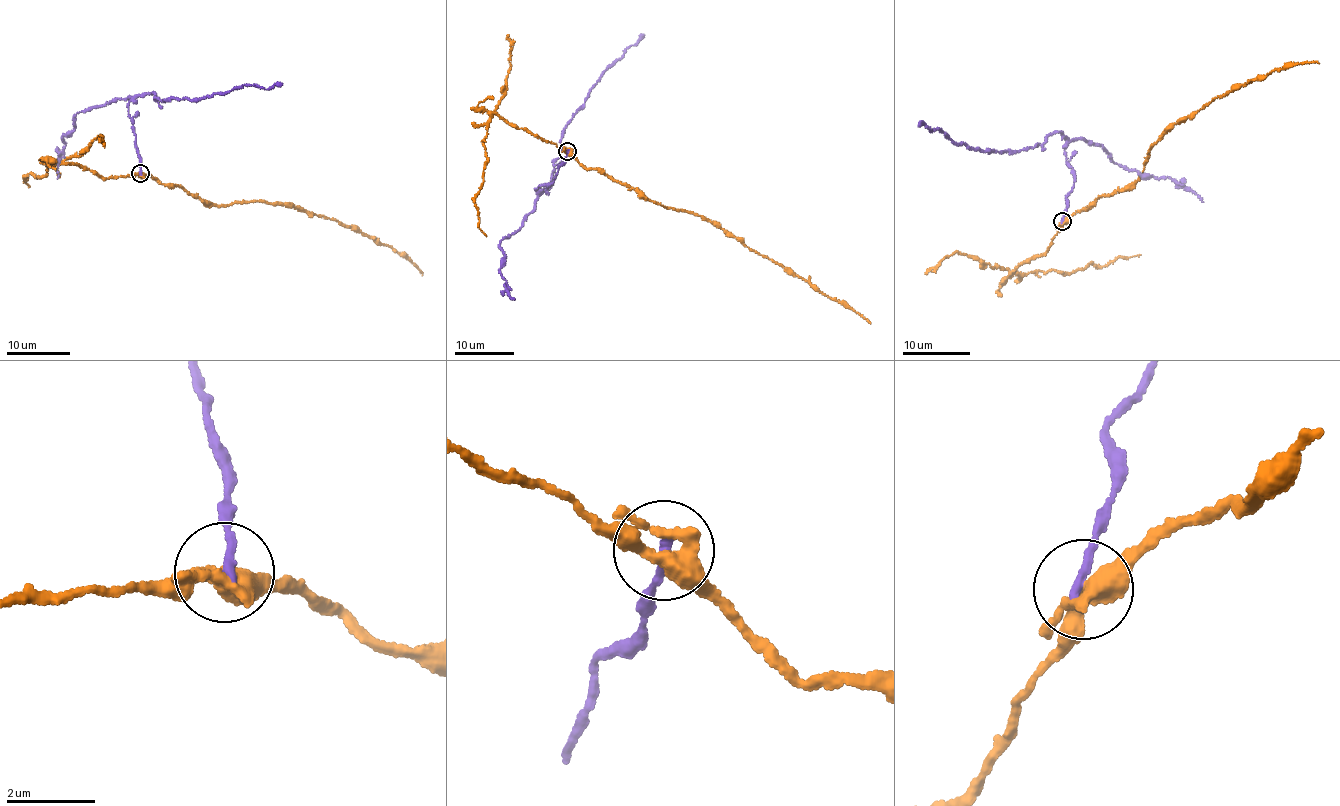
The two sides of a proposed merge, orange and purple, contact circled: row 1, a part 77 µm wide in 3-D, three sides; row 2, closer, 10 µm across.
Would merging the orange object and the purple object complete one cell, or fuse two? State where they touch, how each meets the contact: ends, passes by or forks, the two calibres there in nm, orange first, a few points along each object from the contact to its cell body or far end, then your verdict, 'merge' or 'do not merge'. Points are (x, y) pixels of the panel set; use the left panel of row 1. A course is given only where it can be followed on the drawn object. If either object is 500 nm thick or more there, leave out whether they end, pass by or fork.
place (140, 173); orange forks; purple ends; calibres 360 and 200 nm; course orange (139, 174), (162, 184), (182, 186), (217, 205), (254, 201), (294, 206), (335, 219), (409, 257), (422, 275); course purple (139, 173), (128, 113), (138, 96), (197, 100), (249, 84), (282, 85); do not merge

